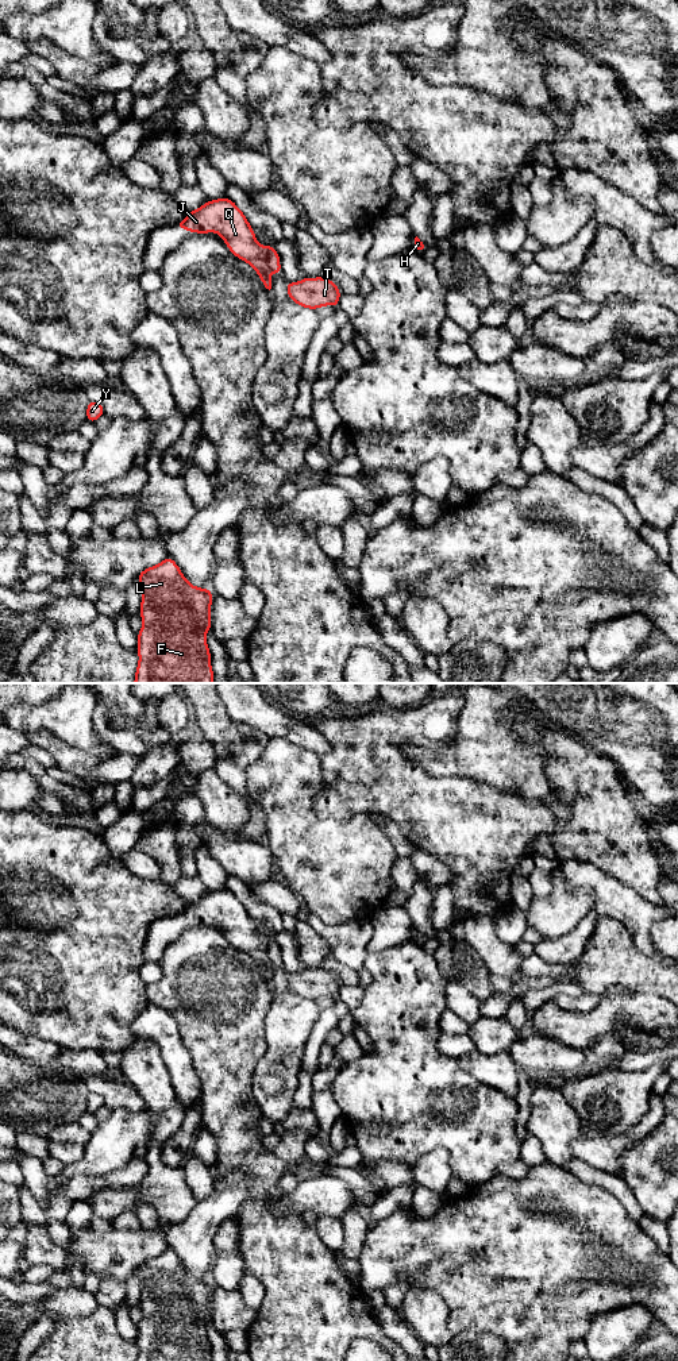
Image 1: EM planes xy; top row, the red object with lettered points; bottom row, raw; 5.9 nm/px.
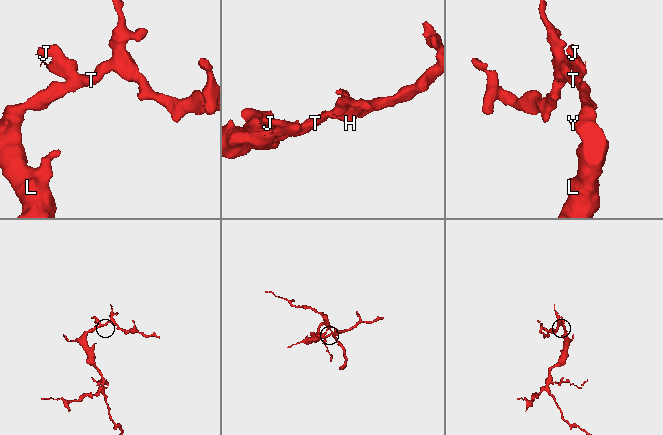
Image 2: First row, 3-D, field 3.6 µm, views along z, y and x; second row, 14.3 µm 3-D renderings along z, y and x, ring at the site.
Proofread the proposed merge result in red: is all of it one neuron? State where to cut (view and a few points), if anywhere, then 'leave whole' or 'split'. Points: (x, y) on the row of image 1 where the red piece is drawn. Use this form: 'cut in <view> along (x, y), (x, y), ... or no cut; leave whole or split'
cut in xy along (274, 250), (269, 257), (270, 269); split

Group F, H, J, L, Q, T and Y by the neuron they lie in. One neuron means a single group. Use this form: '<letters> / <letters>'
F H L T Y / J Q

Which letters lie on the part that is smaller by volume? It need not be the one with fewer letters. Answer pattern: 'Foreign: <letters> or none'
Foreign: J, Q

